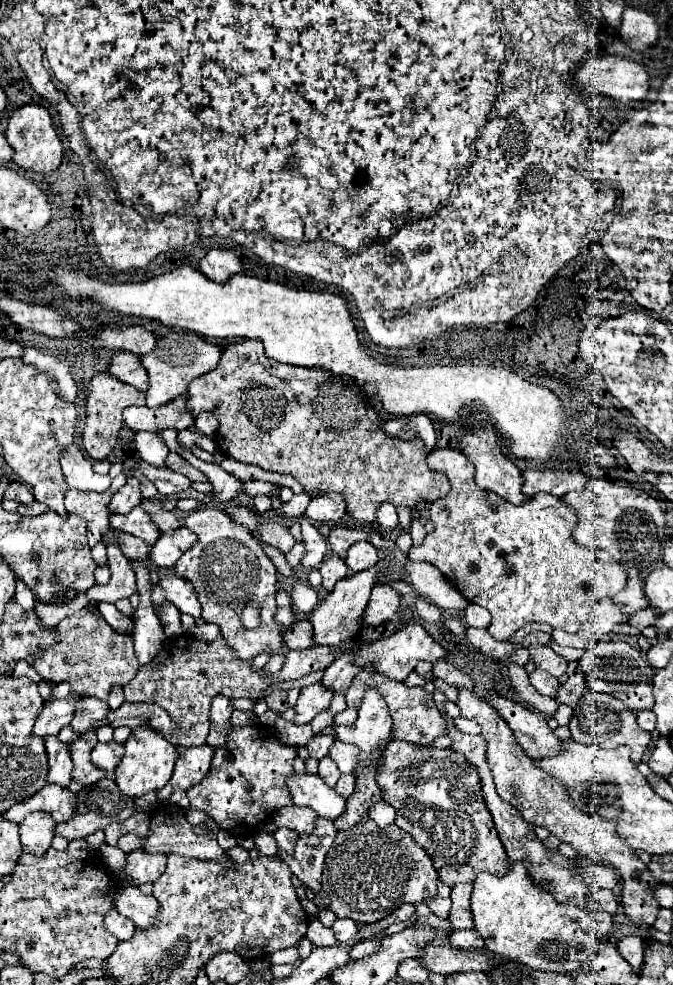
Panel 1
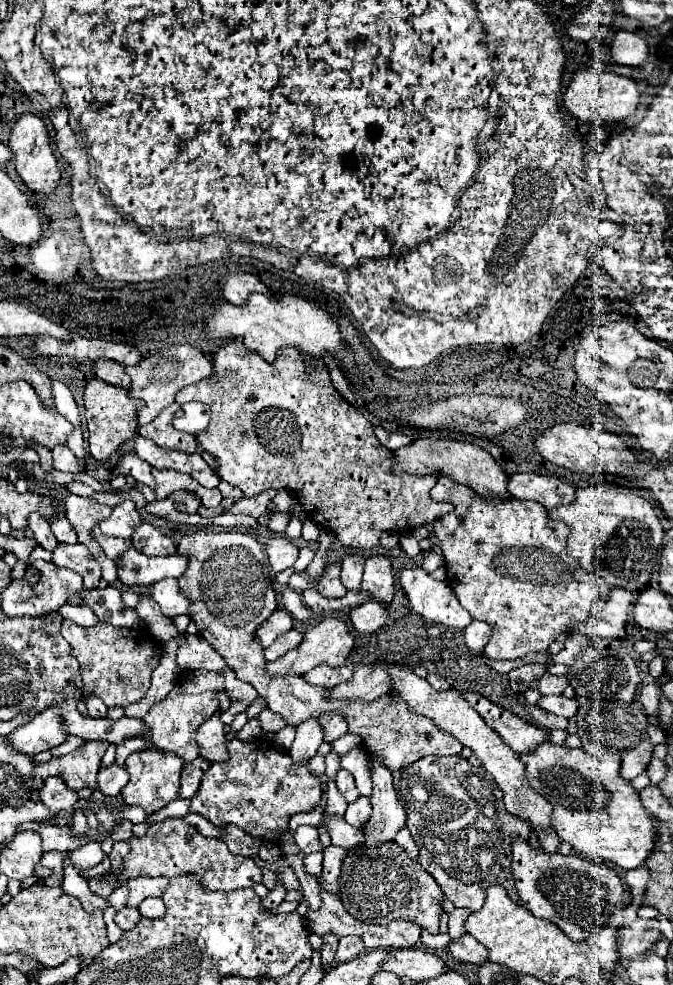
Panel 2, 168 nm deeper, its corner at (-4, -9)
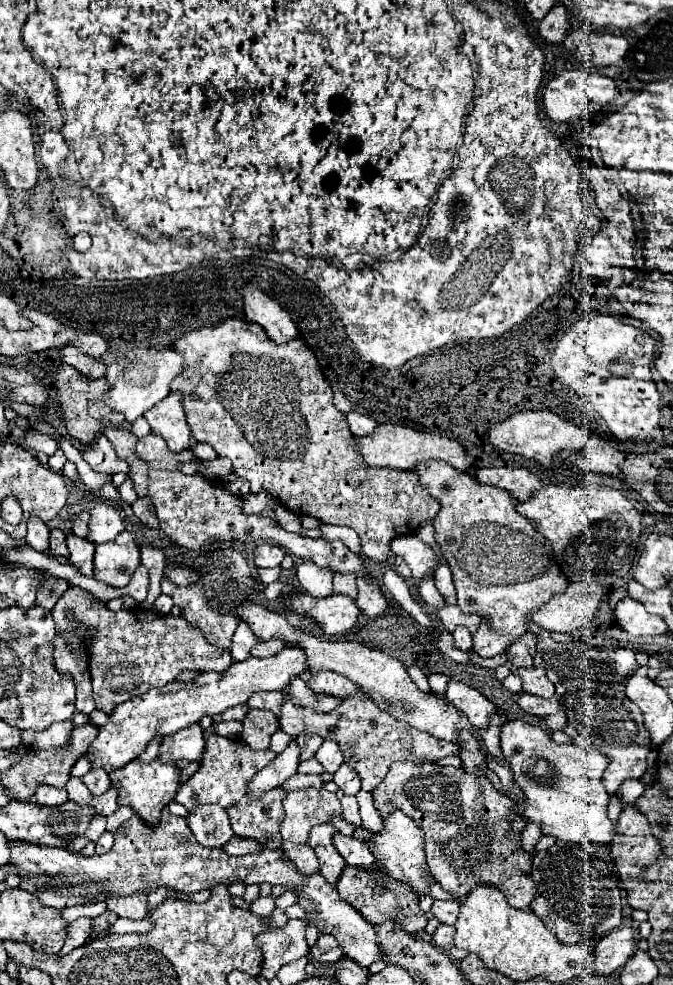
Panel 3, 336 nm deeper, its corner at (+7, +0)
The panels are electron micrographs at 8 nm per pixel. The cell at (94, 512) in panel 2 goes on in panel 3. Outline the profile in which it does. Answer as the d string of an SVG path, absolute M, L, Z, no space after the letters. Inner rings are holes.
M70 533L66 537L68 549L70 549L70 563L86 577L92 577L94 571L94 543L86 543L86 539L76 537L74 533Z

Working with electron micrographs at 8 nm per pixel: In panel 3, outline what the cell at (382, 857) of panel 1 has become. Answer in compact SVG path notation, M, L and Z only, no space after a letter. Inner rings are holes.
M346 867L338 881L338 893L346 903L356 907L356 911L374 927L396 919L408 935L416 935L424 931L428 923L424 911L418 905L418 895L414 895L414 891L410 891L410 887L406 887L404 883L390 879L390 875L386 875L384 869L382 871L362 871L358 867Z

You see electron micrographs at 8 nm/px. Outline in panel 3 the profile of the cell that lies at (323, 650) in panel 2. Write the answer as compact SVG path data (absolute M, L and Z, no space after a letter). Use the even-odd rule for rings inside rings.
M284 647L278 655L266 659L246 659L242 663L232 663L232 667L224 673L202 673L194 681L188 683L168 683L162 689L148 691L146 695L138 695L118 705L104 727L98 727L98 737L92 741L86 757L92 763L92 769L106 769L108 773L124 767L132 759L136 759L146 745L162 735L174 735L176 731L198 723L206 715L218 715L228 707L236 707L246 703L258 691L284 691L292 677L302 675L306 671L306 659L302 649Z

